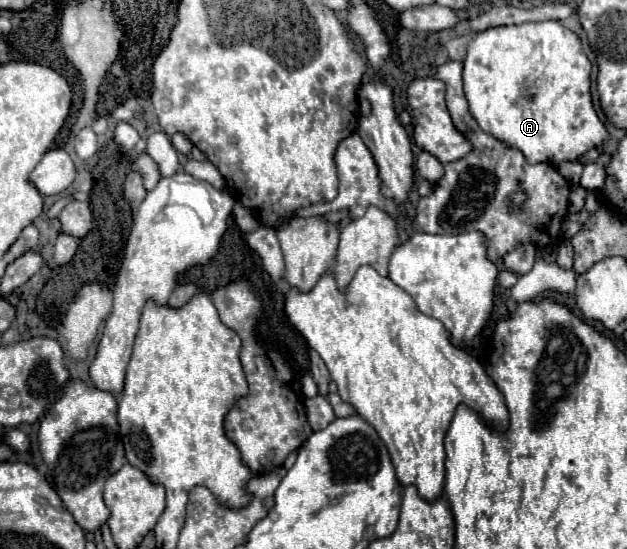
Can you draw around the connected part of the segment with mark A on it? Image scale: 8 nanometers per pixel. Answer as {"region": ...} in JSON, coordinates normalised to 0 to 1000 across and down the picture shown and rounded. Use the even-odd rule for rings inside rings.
{"region":[[[874,36],[836,40],[826,47],[788,47],[759,58],[746,80],[737,142],[750,208],[775,244],[794,251],[810,270],[829,273],[845,299],[884,299],[900,291],[922,291],[973,251],[973,240],[954,215],[944,189],[941,131],[944,113],[931,98],[925,66],[890,36]]]}

